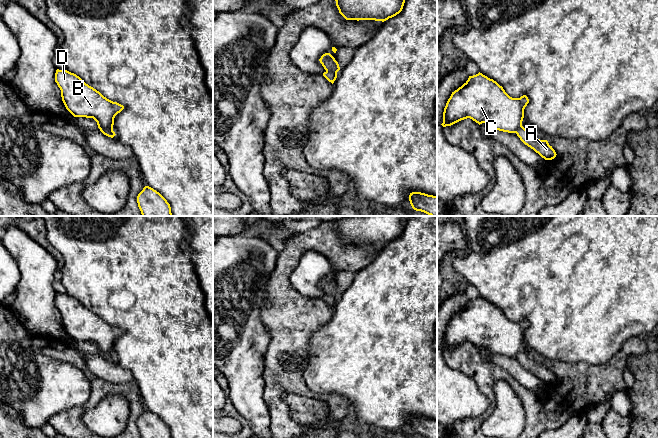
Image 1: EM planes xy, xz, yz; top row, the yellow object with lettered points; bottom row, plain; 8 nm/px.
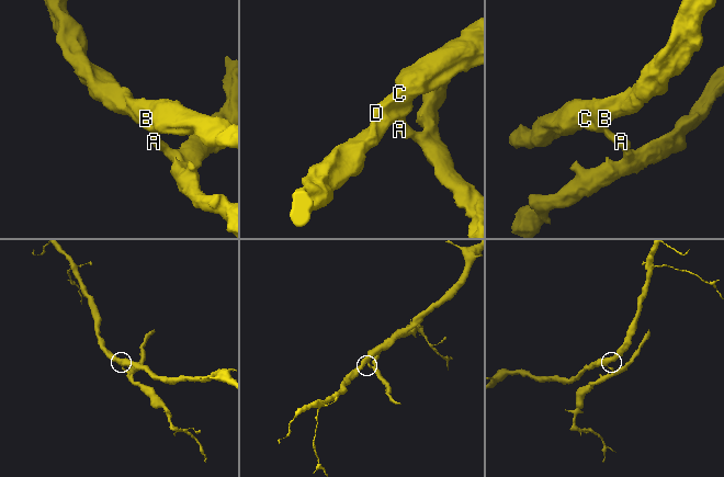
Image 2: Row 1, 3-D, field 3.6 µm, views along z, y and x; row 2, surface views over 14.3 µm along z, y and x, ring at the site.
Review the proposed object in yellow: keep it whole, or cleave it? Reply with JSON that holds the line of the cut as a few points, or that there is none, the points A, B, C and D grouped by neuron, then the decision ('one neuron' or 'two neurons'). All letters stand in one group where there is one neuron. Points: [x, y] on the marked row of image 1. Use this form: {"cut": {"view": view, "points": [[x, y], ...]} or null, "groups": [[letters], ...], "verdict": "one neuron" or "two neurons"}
{"cut": {"view": "xy", "points": [[99, 127], [112, 130]]}, "groups": [["A"], ["B", "C", "D"]], "verdict": "two neurons"}

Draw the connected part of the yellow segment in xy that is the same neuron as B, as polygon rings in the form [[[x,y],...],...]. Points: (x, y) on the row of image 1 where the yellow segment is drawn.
[[[56,70],[55,82],[61,90],[62,101],[74,117],[93,118],[98,128],[113,130],[114,118],[124,106],[104,97],[99,91],[86,84],[79,76],[67,70]]]

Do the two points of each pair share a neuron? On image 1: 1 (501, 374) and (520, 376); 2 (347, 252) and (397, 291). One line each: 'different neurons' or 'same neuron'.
1: different neurons
2: different neurons

